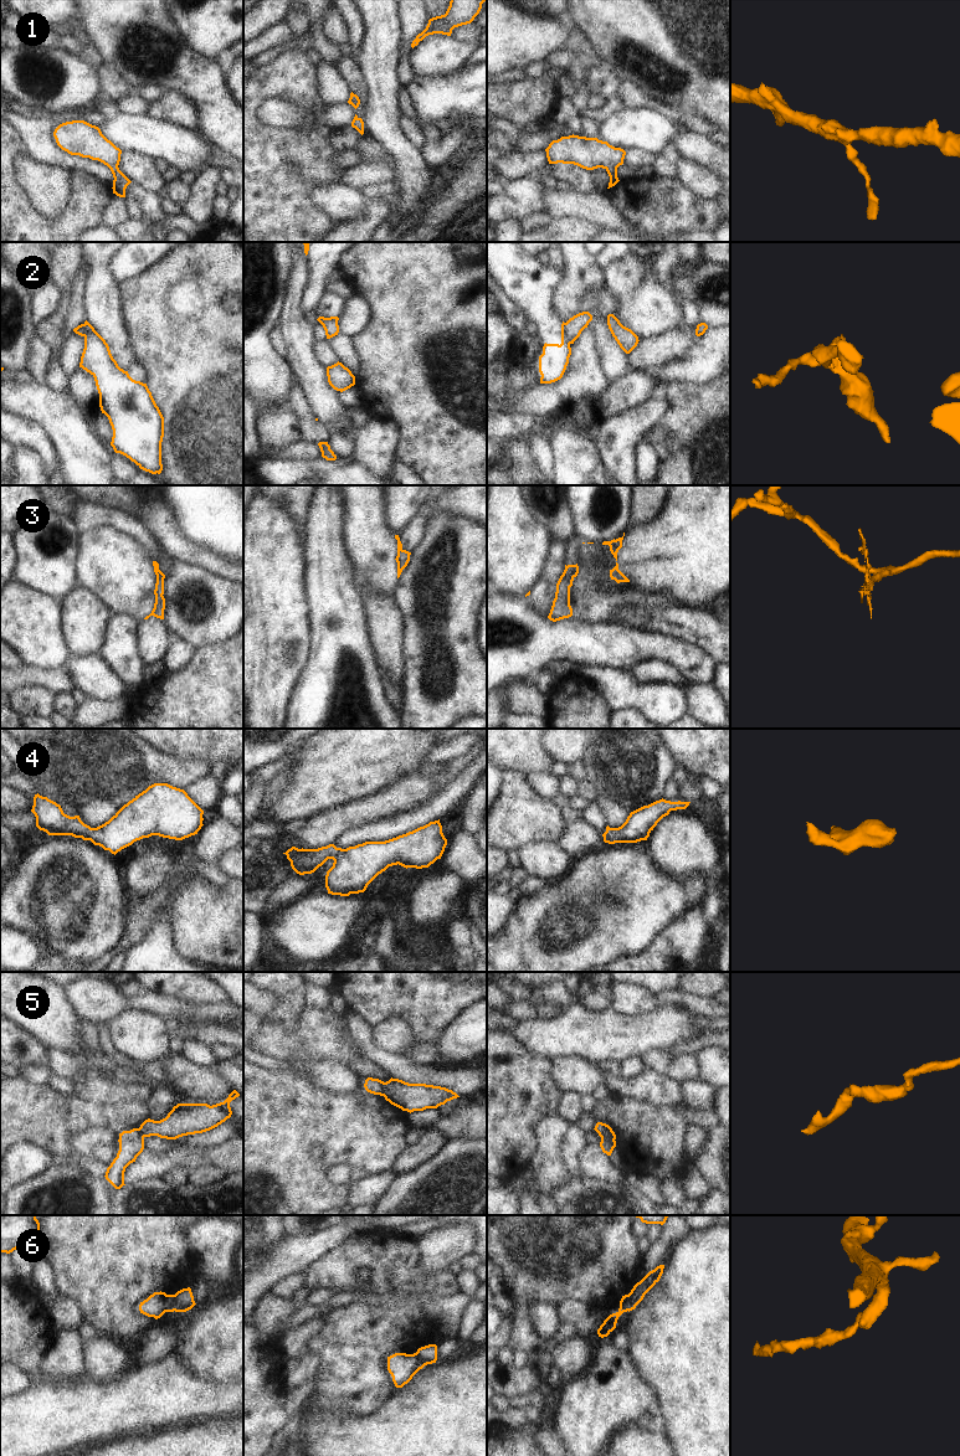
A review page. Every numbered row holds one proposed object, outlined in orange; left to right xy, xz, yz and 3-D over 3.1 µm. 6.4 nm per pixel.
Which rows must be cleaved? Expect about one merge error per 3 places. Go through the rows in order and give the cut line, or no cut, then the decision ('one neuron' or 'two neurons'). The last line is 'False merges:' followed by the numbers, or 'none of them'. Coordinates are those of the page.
1: no cut; one neuron
2: cut in yz along (564, 323), (564, 334), (569, 344); two neurons
3: no cut; one neuron
4: no cut; one neuron
5: cut in yz along (599, 1132), (604, 1132), (614, 1140); two neurons
6: cut in xy along (175, 1295), (174, 1310); two neurons
False merges: 2, 5, 6

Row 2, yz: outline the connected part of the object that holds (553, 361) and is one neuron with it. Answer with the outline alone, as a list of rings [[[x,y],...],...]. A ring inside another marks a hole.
[[[561,324],[561,344],[544,344],[543,354],[539,356],[540,384],[551,384],[560,380],[569,364],[571,348]]]

